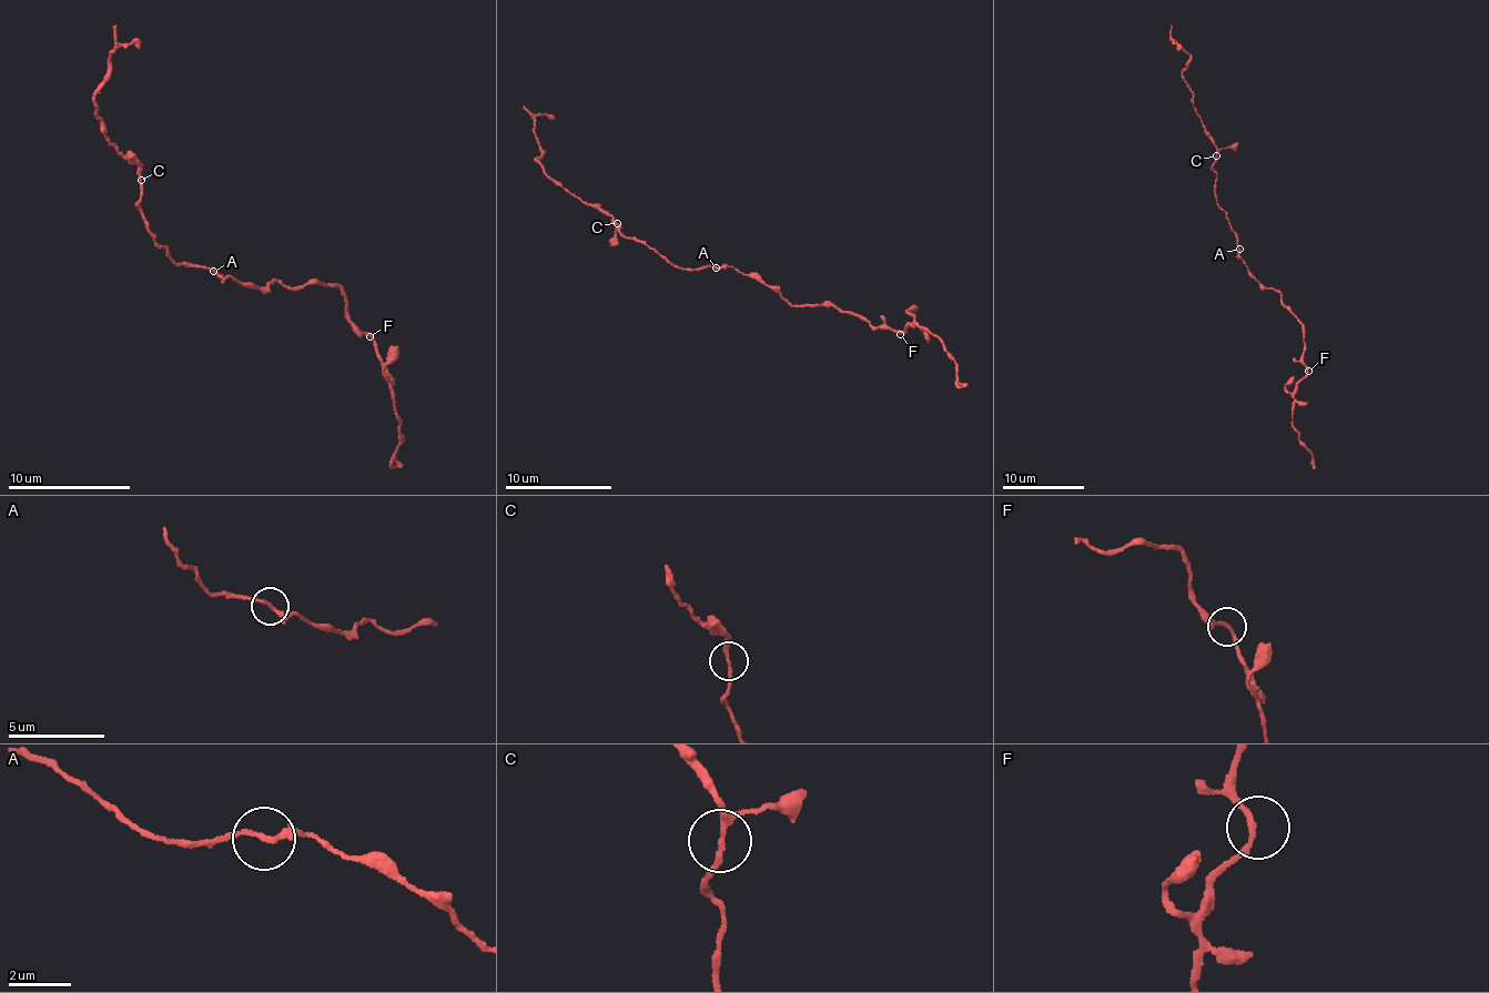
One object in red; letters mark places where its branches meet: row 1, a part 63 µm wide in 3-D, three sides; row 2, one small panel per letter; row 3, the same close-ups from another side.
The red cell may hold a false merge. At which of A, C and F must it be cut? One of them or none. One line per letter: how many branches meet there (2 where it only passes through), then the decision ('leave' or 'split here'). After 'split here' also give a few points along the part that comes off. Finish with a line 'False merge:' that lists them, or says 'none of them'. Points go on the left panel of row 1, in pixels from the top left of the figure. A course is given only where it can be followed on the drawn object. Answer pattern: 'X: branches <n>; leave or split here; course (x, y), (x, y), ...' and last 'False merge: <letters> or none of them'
A: branches 3; leave
C: branches 3; leave
F: branches 2; leave
False merge: none of them

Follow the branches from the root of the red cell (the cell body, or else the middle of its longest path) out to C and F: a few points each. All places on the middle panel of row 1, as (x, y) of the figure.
C: (718, 267), (681, 270), (644, 242), (635, 237), (627, 239), (618, 230), (617, 223)
F: (718, 267), (732, 265), (742, 273), (755, 273), (793, 305), (834, 303), (873, 327), (890, 326), (900, 334)

